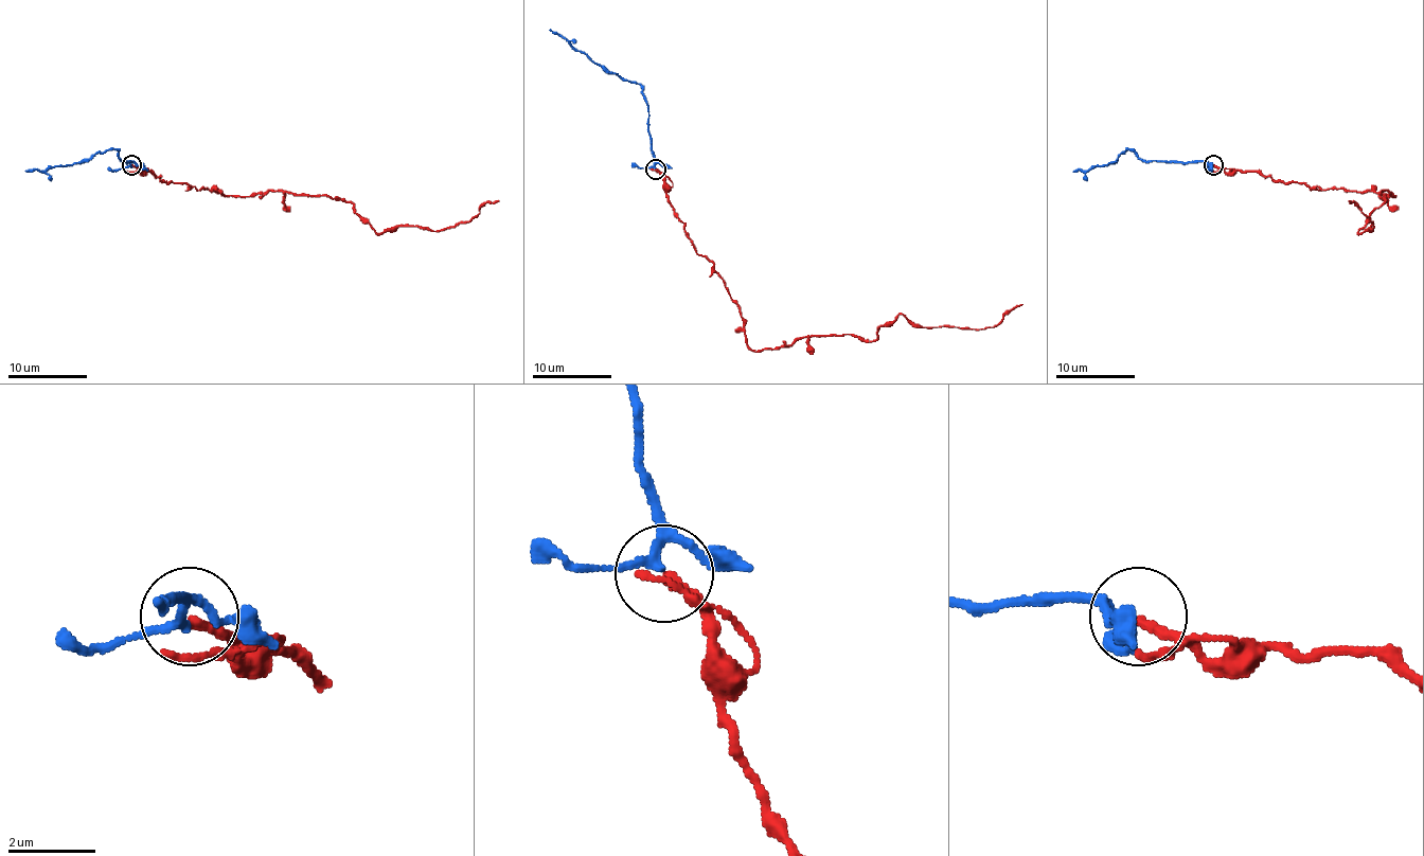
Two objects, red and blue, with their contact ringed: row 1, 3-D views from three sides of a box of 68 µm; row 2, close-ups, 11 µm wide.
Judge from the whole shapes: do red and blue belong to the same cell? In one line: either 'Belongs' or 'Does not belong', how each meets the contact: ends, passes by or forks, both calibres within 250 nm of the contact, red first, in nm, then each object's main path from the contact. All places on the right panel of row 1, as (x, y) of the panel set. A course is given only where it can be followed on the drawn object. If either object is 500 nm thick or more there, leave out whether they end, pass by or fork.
Belongs. At the ring red ends. At the ring blue forks. Thickness 200 nm (red) against 150 nm. Course of red: (1213, 164), (1394, 196), (1378, 194), (1385, 201), (1358, 233), (1372, 231), (1371, 219), (1349, 199). Course of blue: (1211, 164), (1142, 160), (1131, 150), (1115, 162), (1074, 170)

